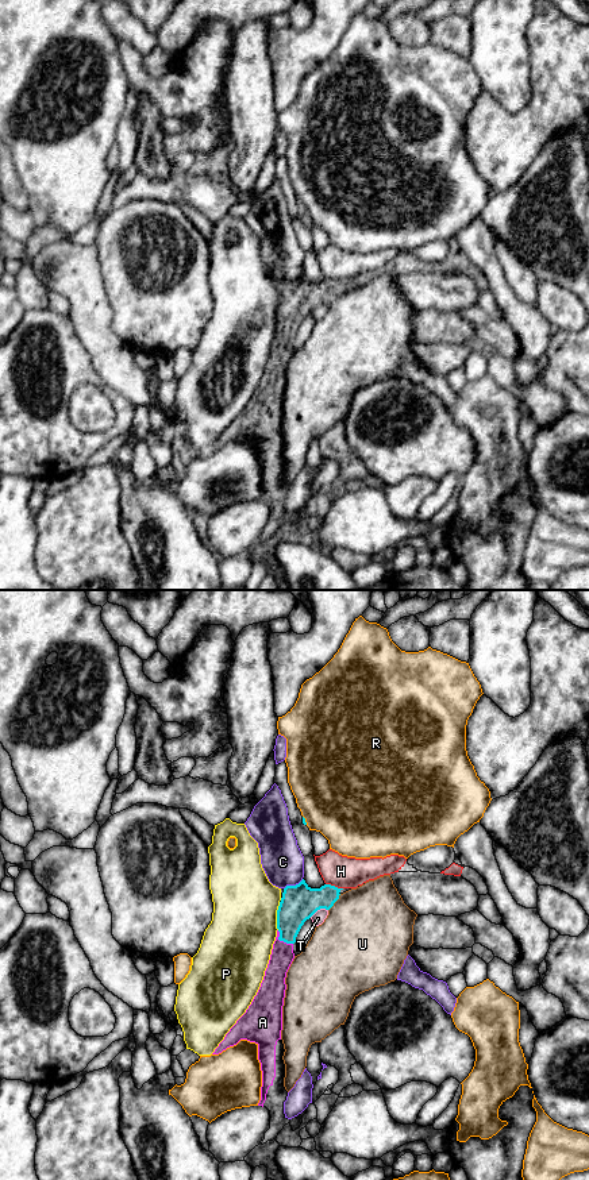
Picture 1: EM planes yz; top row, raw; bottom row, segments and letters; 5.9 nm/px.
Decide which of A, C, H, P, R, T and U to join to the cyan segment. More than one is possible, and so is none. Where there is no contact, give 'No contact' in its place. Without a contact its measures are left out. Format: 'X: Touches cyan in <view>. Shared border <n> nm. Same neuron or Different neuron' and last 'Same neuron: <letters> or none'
A: Touches cyan in yz. Shared border 130 nm. Same neuron
C: Touches cyan in yz. Shared border 130 nm. Different neuron
H: Touches cyan in yz. Shared border 110 nm. Different neuron
P: Touches cyan in yz. Shared border 170 nm. Different neuron
R: Touches cyan in yz. Shared border 60 nm. Different neuron
T: Touches cyan in yz. Shared border 120 nm. Different neuron
U: Touches cyan in yz. Shared border 130 nm. Different neuron
Same neuron: A

